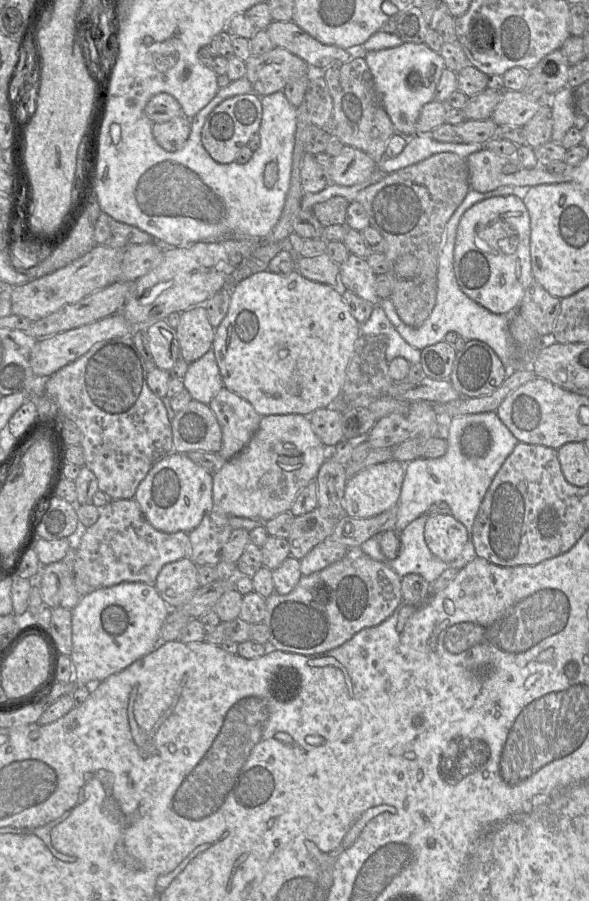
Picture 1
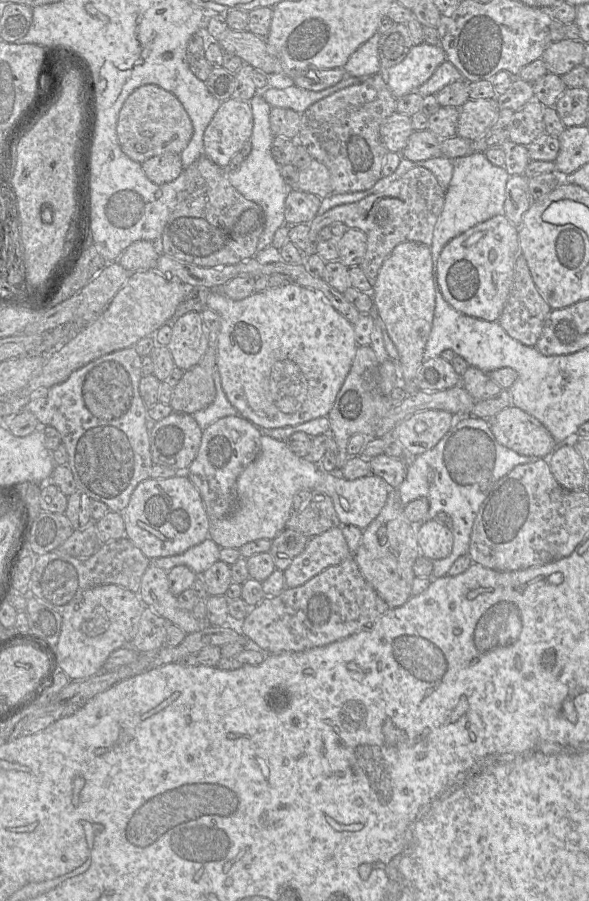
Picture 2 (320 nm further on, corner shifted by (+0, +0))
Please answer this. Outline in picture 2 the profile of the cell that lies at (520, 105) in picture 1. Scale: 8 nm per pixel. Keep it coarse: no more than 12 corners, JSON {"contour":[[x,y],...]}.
{"contour":[[496,98],[459,107],[457,136],[475,141],[495,123]]}

